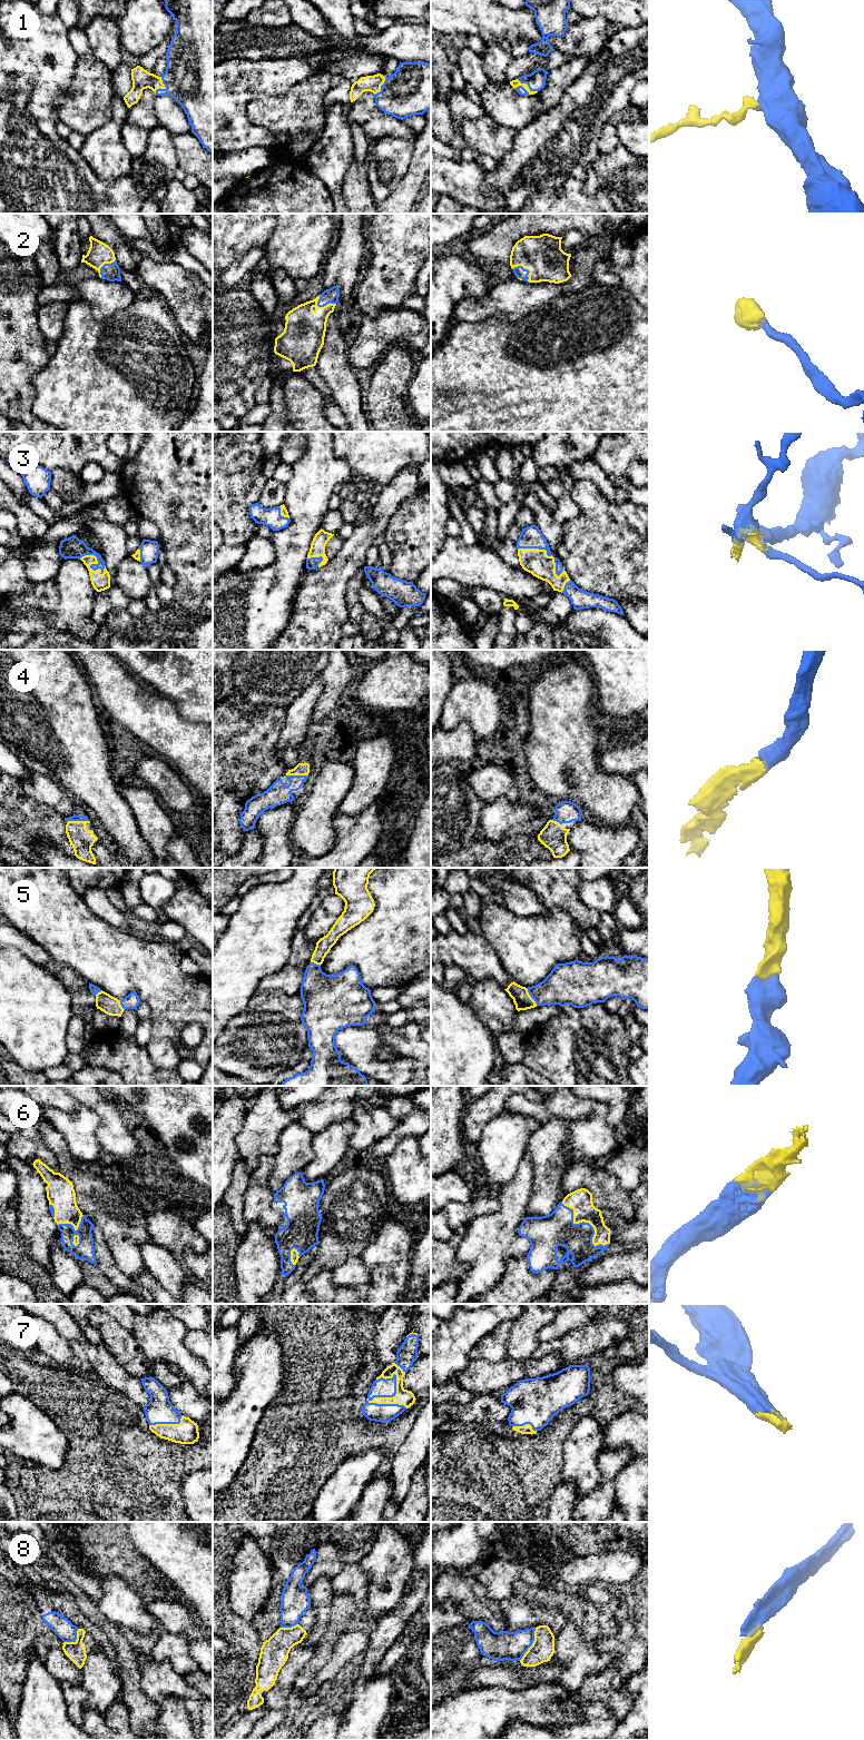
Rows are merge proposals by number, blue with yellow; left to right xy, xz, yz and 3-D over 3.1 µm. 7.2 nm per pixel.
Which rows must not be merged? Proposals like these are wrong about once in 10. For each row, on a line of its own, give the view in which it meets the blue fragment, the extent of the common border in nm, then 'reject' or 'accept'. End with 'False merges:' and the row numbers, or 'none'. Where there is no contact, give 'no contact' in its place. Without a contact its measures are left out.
1: yz | 180 nm | accept
2: xz | 140 nm | accept
3: xy | 200 nm | accept
4: xz | 160 nm | accept
5: yz | 150 nm | accept
6: yz | 460 nm | accept
7: xz | 300 nm | accept
8: yz | 260 nm | reject
False merges: 8

